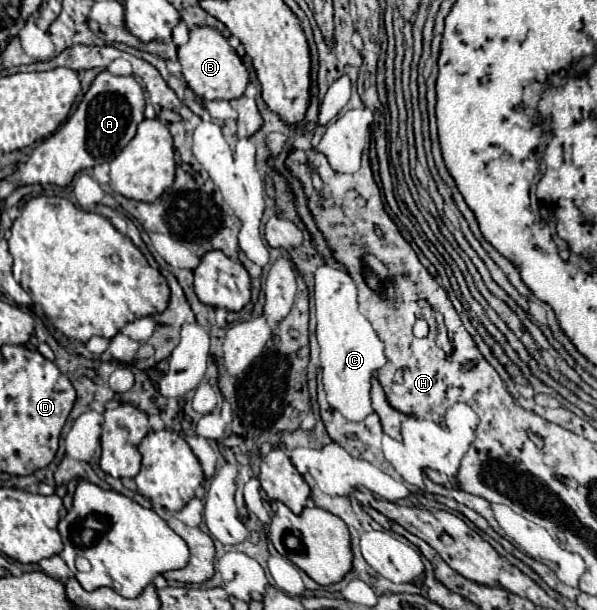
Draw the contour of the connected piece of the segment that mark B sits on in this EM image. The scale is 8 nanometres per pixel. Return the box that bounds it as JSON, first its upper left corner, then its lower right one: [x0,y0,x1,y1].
[178,27,248,99]

